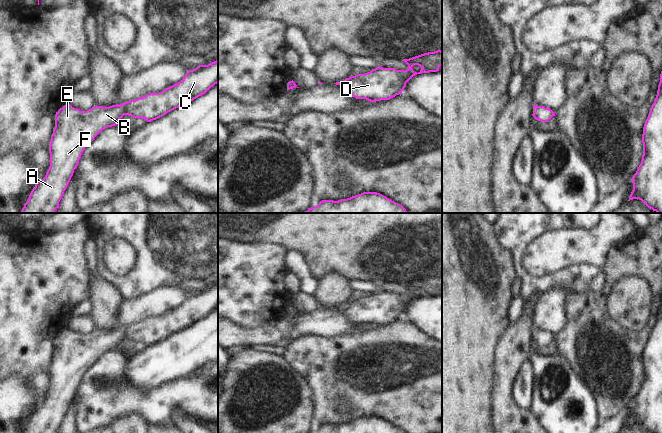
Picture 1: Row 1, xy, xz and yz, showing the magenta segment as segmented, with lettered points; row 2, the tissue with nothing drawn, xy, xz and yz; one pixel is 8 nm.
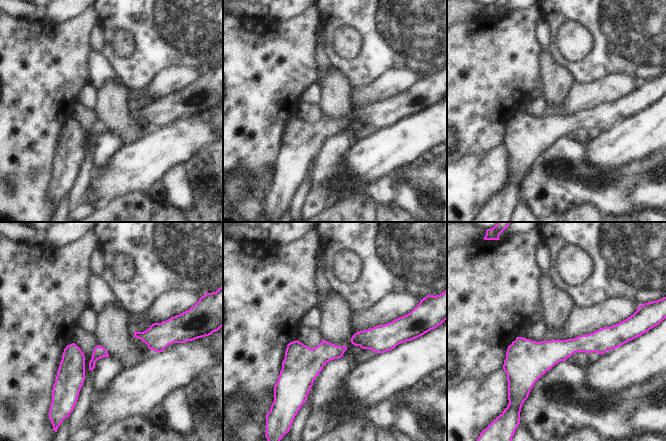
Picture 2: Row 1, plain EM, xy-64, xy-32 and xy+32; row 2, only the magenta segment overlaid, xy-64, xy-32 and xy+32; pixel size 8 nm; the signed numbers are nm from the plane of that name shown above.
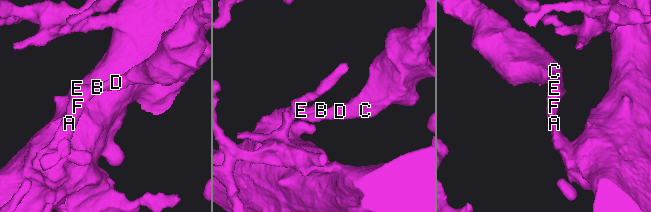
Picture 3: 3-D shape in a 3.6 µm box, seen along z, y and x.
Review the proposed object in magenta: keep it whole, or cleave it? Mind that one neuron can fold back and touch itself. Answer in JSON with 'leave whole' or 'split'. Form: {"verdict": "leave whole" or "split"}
{"verdict": "leave whole"}

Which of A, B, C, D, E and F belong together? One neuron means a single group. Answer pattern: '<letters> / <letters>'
A B C D E F

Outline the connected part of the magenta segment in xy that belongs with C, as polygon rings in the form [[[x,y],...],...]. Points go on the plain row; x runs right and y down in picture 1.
[[[218,284],[199,289],[189,294],[184,302],[159,317],[150,317],[135,324],[109,331],[93,330],[87,335],[80,335],[70,328],[64,329],[55,338],[55,351],[49,366],[50,391],[43,403],[38,404],[22,433],[57,433],[74,394],[77,392],[85,371],[105,352],[115,350],[124,339],[142,342],[147,346],[156,344],[168,336],[179,332],[205,318],[218,307]]]

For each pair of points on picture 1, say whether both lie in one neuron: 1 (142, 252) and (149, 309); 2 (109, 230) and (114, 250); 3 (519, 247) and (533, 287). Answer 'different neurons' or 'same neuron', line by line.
1: different neurons
2: different neurons
3: same neuron

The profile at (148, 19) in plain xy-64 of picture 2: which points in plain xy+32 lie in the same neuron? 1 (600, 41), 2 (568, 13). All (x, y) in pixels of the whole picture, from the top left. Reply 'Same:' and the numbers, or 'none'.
Same: 1, 2

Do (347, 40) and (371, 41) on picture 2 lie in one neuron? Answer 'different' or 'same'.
different

